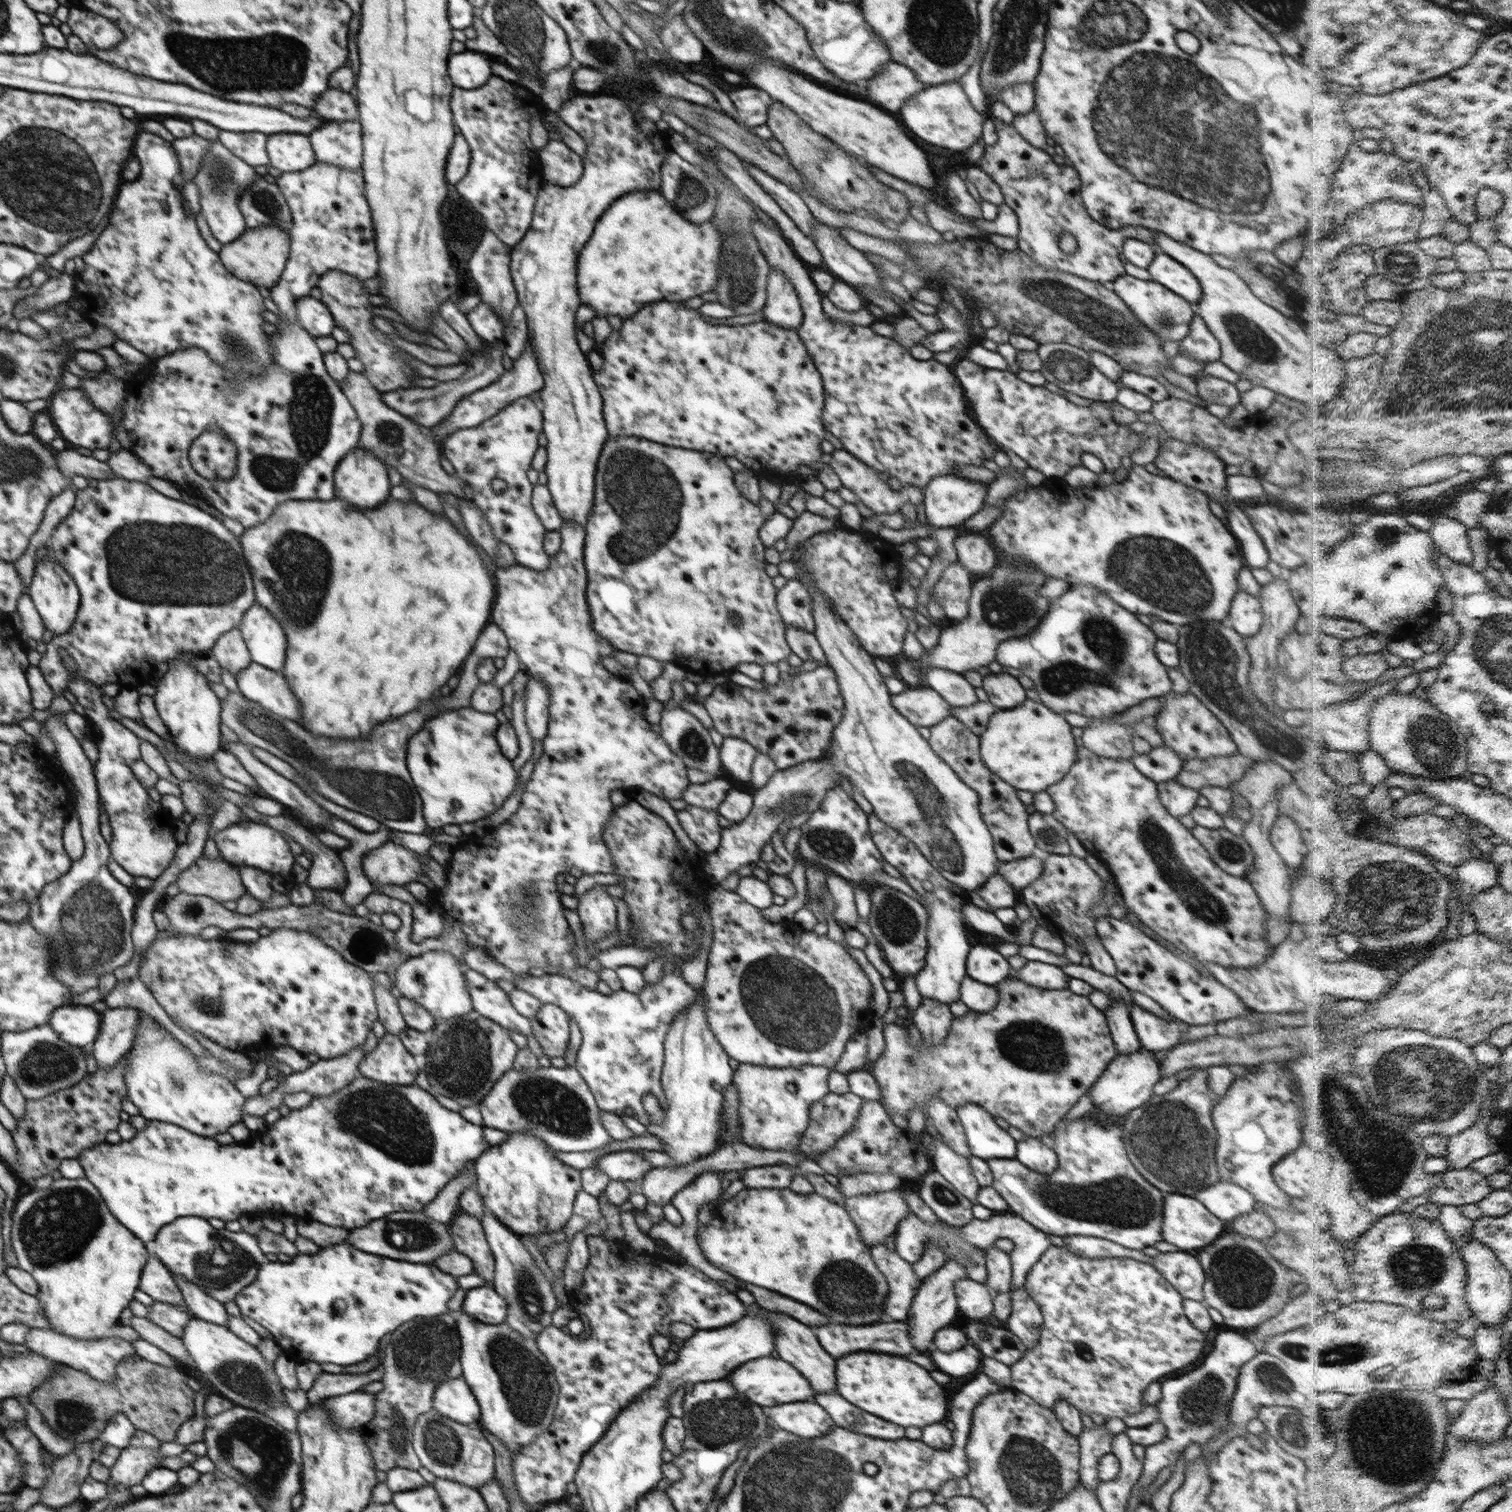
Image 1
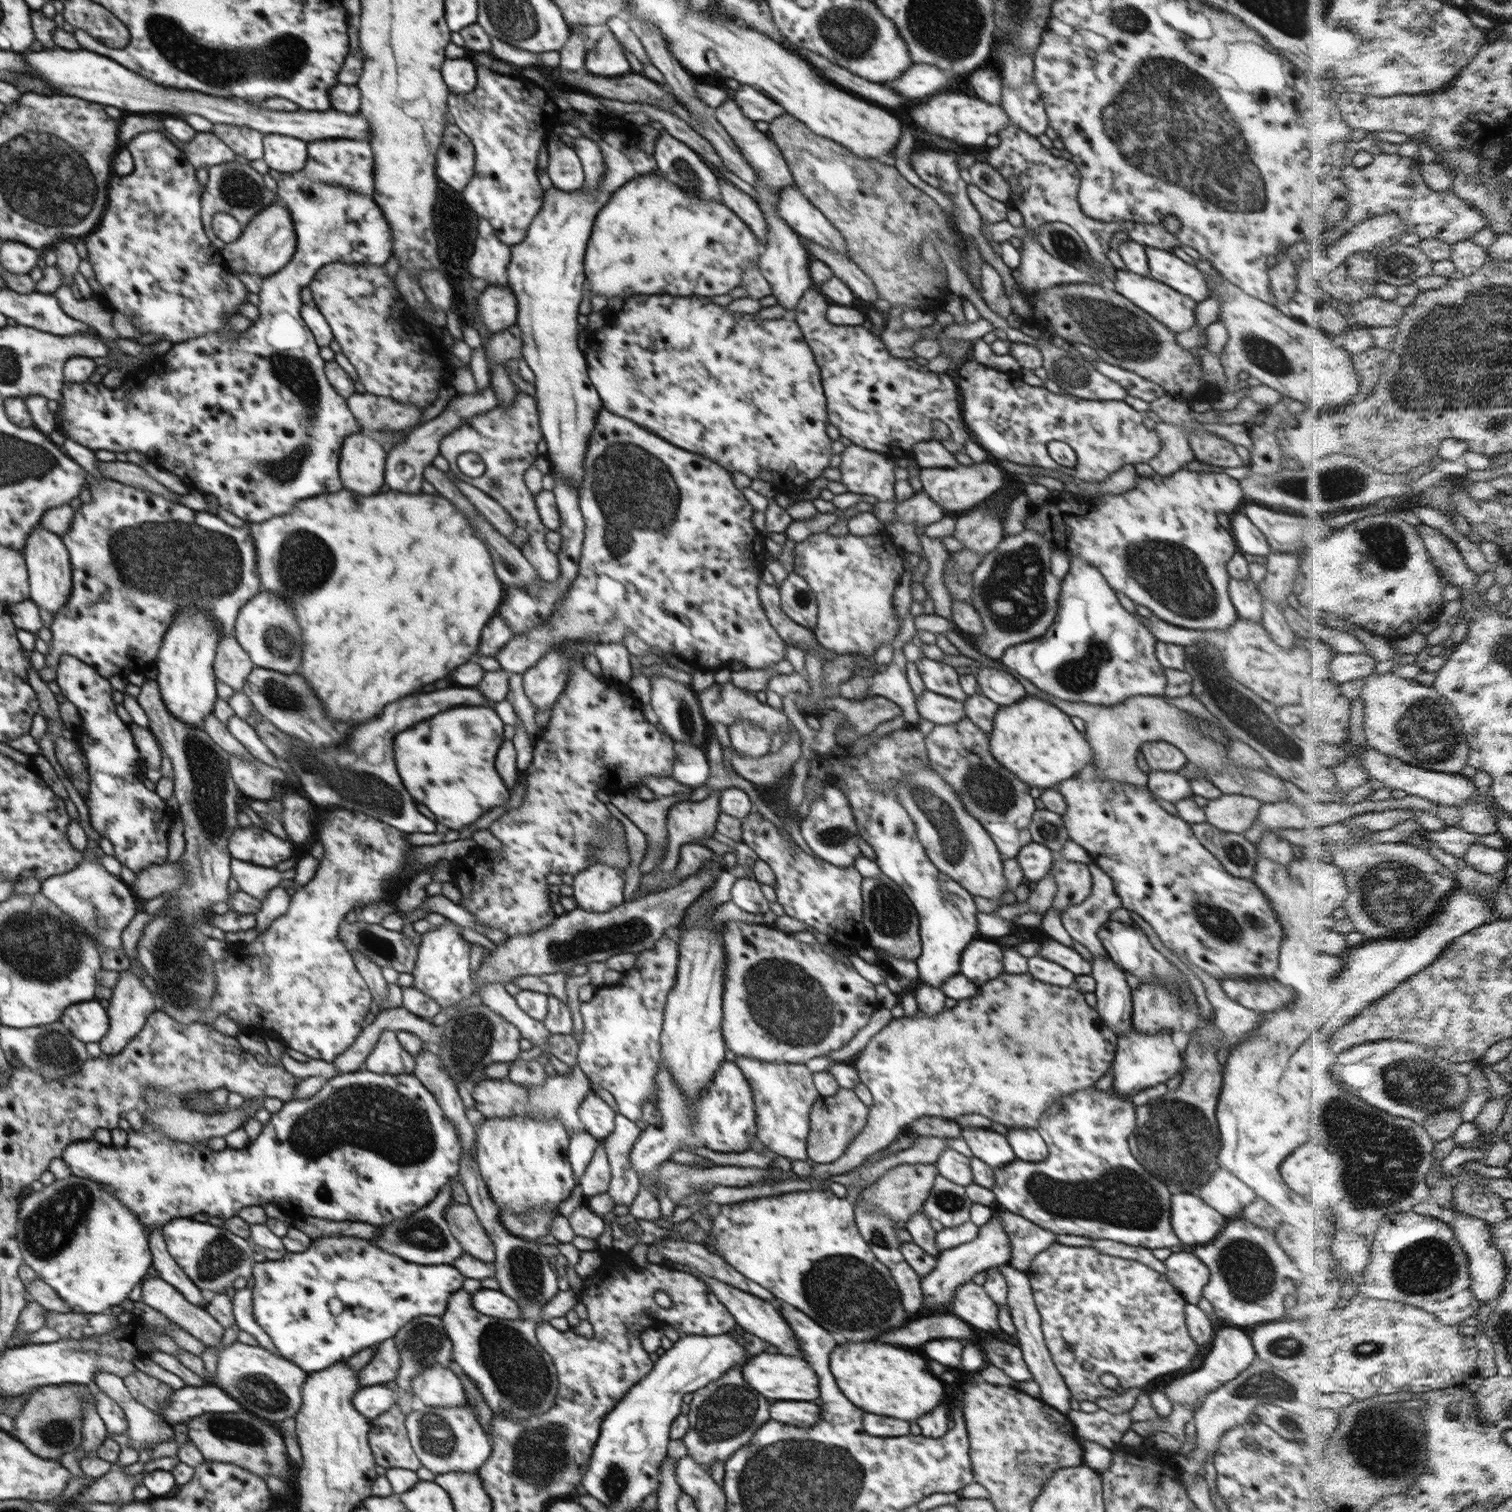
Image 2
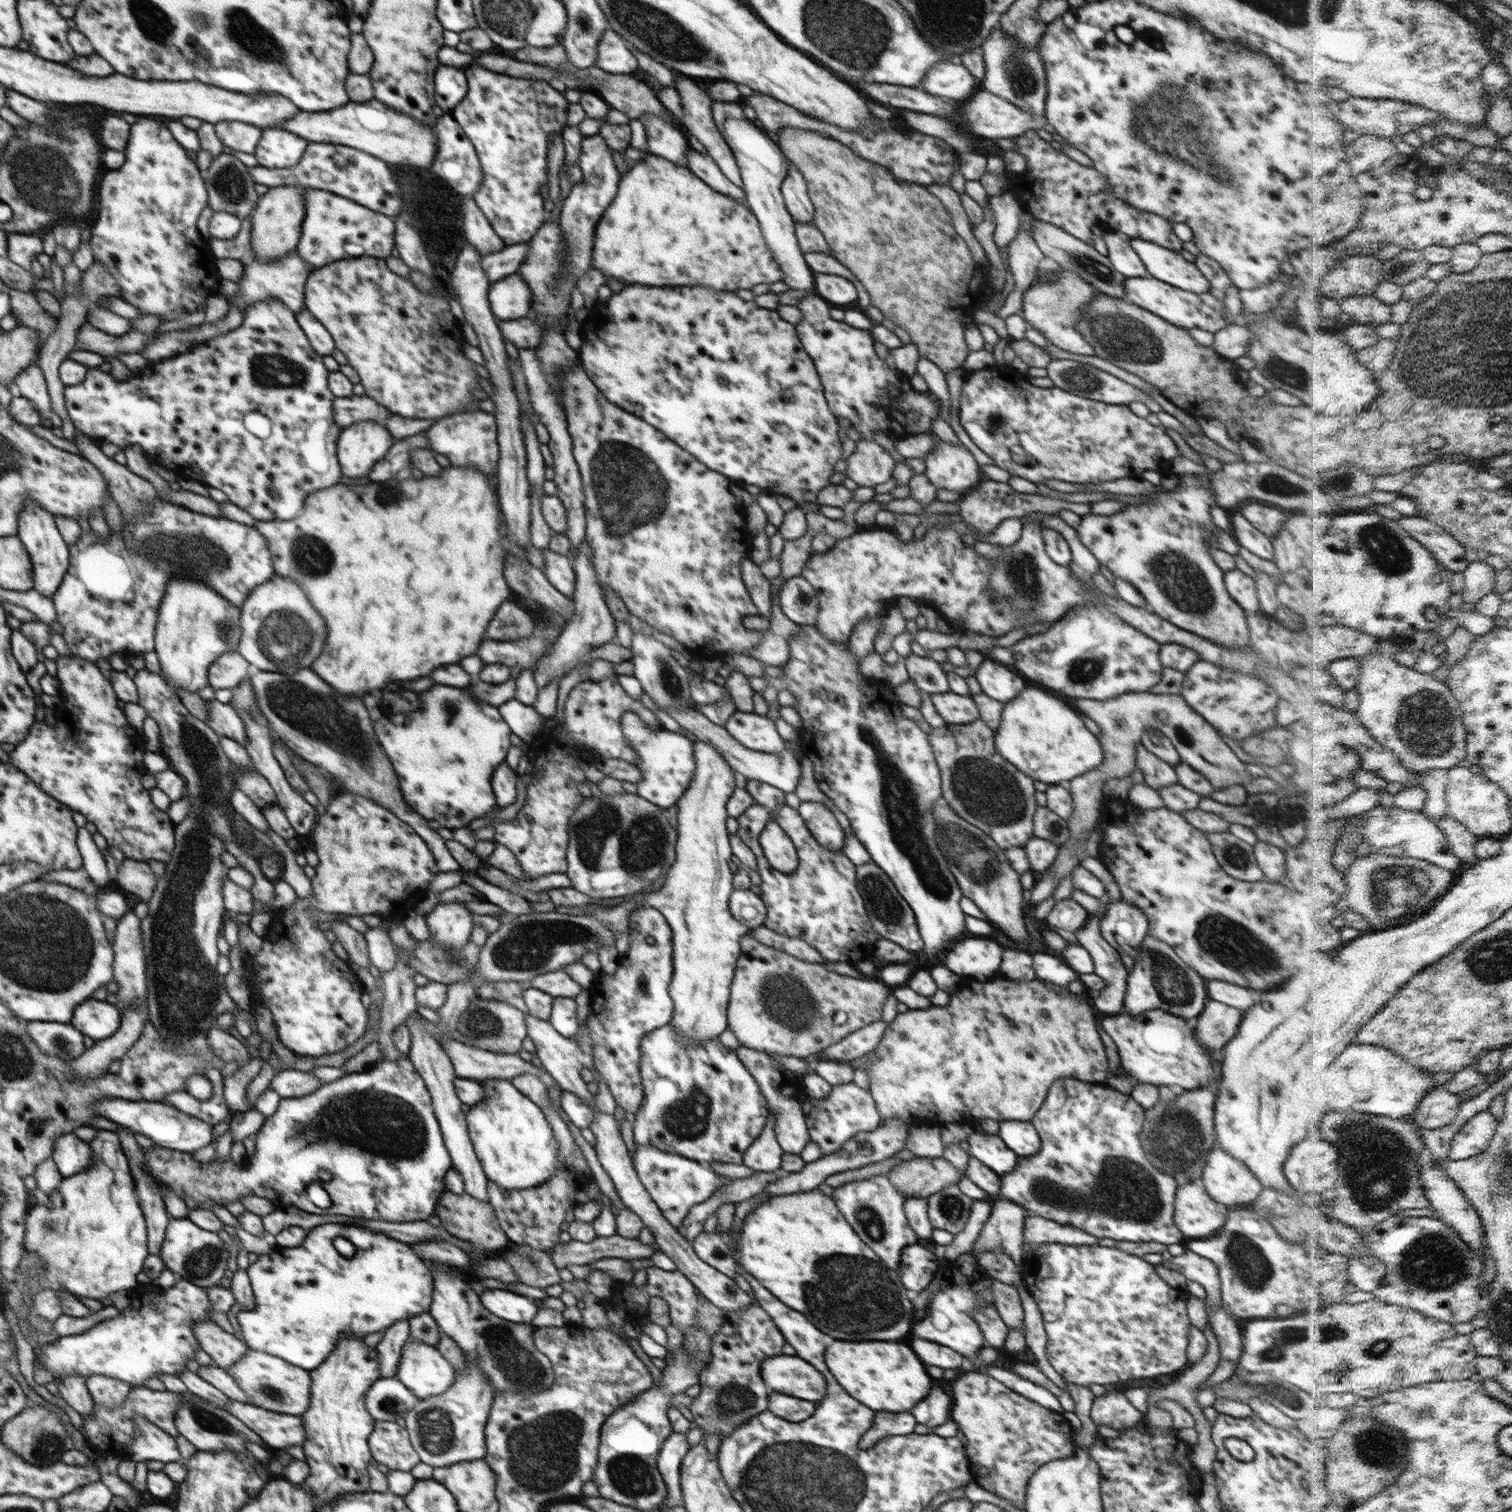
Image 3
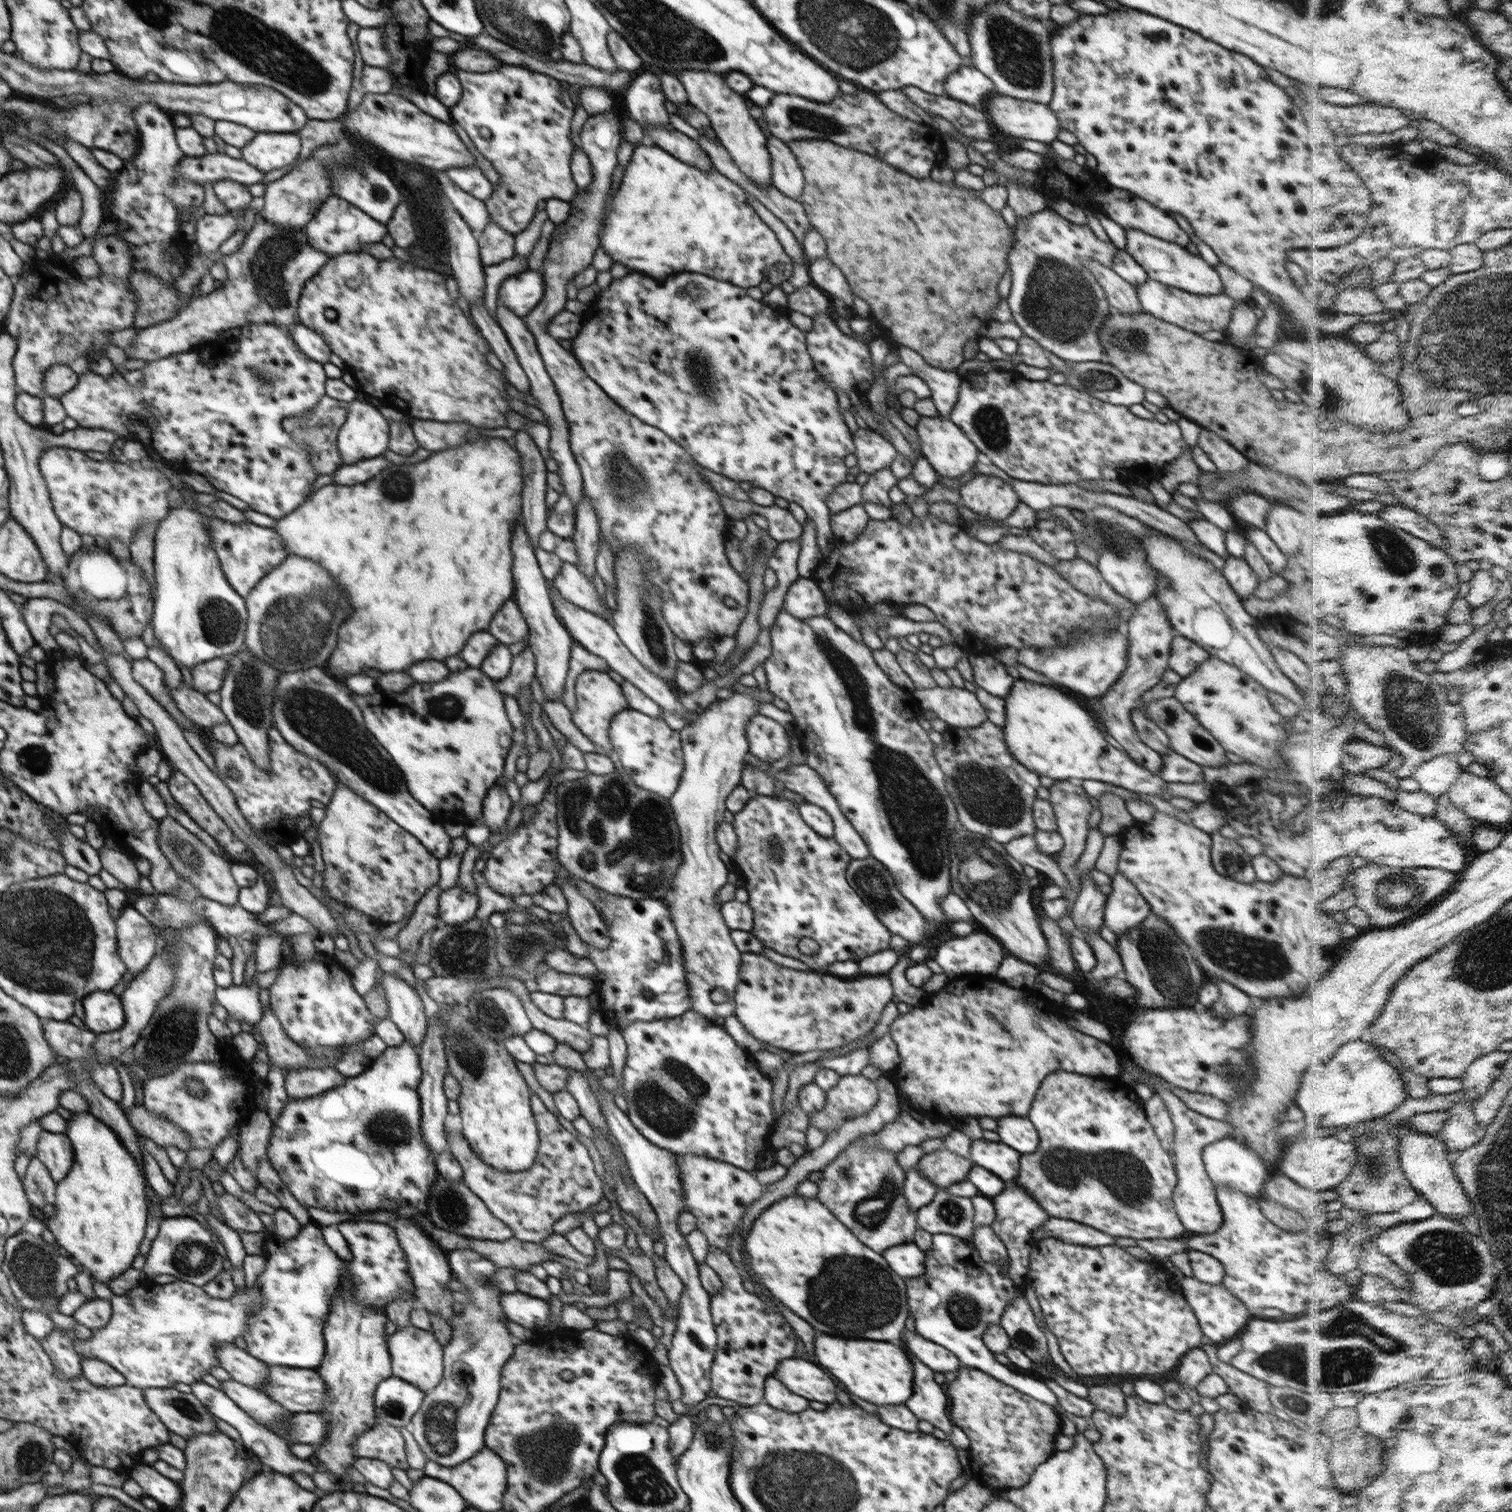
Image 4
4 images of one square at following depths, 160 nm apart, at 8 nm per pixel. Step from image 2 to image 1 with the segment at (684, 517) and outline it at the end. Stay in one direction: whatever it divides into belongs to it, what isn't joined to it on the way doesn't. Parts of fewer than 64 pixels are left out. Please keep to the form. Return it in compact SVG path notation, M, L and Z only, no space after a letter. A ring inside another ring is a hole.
M616 437L616 439L607 438L604 447L602 447L602 453L600 453L599 461L597 462L595 482L595 501L591 510L591 516L589 516L587 525L585 526L585 544L584 544L584 564L587 570L587 591L586 598L588 601L589 611L593 618L593 627L595 631L610 641L616 648L619 648L622 652L629 652L630 654L645 654L651 656L666 663L667 661L677 663L679 666L684 667L688 671L693 673L699 673L700 675L706 676L708 674L718 674L722 670L734 669L737 663L758 663L764 665L776 665L780 660L787 660L788 656L792 654L790 645L787 643L785 637L786 624L781 619L780 613L777 609L776 604L776 593L777 588L773 585L773 578L766 575L766 561L764 560L765 550L767 549L762 545L762 540L759 538L759 528L764 524L767 519L766 516L762 515L760 507L748 500L736 487L733 472L724 461L724 458L720 455L715 455L708 452L699 452L694 450L686 450L682 448L664 446L662 444L656 444L656 442L648 442L648 440L640 440L640 438L632 437ZM731 614L738 614L742 618L740 624L732 624L730 620Z

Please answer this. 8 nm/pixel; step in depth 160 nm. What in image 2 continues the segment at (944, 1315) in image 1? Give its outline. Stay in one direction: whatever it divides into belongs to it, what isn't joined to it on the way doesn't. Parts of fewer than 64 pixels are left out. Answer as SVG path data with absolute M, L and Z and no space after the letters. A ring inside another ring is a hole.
M997 1213L982 1227L972 1242L966 1242L954 1248L943 1250L936 1258L936 1266L921 1278L922 1304L926 1312L945 1312L946 1304L949 1304L955 1296L955 1290L964 1283L972 1281L976 1274L990 1267L999 1267L1011 1259L1011 1240L1004 1230L1004 1225L999 1220Z

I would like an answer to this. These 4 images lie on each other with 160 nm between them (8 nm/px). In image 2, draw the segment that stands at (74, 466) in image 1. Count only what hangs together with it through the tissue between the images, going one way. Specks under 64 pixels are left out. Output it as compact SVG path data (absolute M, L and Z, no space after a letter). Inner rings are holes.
M97 461L98 469L102 473L102 477L120 482L125 486L132 486L132 488L138 488L140 490L148 491L152 494L158 494L164 498L170 499L174 502L179 502L177 496L171 490L166 489L164 485L154 480L152 476L148 475L144 469L133 463L122 461Z

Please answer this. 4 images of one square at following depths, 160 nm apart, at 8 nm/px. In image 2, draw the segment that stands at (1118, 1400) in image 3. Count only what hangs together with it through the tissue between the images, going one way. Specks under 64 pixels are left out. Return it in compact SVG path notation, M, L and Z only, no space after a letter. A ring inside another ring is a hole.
M1099 1409L1092 1414L1070 1410L1066 1418L1072 1423L1078 1439L1090 1439L1107 1450L1118 1451L1122 1436L1131 1430L1134 1422L1131 1416L1130 1410L1114 1415Z

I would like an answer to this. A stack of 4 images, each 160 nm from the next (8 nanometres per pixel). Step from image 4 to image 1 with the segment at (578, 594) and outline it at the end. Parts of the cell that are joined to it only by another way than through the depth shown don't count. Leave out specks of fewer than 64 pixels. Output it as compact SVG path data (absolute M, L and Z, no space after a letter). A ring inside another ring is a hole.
M530 396L522 397L508 404L498 414L480 425L468 429L456 430L454 434L442 442L442 455L445 456L454 467L456 475L472 487L471 501L484 513L488 524L491 526L494 537L500 543L507 544L514 553L516 564L525 566L530 570L546 570L551 557L543 548L543 539L547 530L534 512L531 496L533 485L528 479L528 470L532 467L534 455L538 451L538 435L543 432L543 417L541 407L534 403ZM500 479L506 482L506 488L501 492L492 489L492 480Z

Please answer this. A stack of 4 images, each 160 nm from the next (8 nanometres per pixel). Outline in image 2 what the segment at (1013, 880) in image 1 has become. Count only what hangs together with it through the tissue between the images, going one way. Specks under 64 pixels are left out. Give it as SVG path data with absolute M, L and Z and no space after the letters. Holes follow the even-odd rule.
M1032 841L1023 846L1016 857L1024 878L1038 883L1051 870L1054 856L1056 856L1055 852L1038 842Z

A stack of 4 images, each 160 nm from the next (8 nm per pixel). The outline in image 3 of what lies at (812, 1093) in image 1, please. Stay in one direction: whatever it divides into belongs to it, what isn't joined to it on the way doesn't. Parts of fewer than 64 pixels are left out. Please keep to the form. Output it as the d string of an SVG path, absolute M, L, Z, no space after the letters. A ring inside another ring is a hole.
M742 1045L735 1050L735 1053L758 1083L761 1093L765 1096L769 1113L770 1110L773 1112L773 1127L780 1148L785 1153L800 1154L810 1141L808 1125L800 1102L801 1095L805 1094L803 1081L796 1076L795 1072L782 1066L768 1053L752 1050Z

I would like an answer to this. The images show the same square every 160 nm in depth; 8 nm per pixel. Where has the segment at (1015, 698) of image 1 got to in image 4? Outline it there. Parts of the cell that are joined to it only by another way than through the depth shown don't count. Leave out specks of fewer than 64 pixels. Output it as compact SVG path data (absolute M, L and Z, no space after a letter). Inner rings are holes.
M970 656L968 659L973 668L974 683L978 687L998 698L1004 699L1008 696L1014 678L1006 674L1006 669L994 662L990 656Z

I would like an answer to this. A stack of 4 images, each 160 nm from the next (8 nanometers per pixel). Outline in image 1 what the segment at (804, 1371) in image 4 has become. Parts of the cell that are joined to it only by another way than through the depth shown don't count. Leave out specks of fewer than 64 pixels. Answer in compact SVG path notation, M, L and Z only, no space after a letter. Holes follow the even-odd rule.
M774 1356L772 1358L756 1358L752 1362L746 1362L744 1366L738 1367L727 1378L740 1395L744 1395L748 1402L760 1407L808 1401L806 1398L814 1394L812 1385L796 1368L788 1366L788 1362L784 1362L784 1360L776 1360Z

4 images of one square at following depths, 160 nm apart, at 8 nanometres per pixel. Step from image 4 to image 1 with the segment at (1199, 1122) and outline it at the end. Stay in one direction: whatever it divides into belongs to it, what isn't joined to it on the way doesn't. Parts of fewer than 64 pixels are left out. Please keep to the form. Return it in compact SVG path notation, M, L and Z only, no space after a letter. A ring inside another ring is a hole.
M1182 1194L1164 1196L1162 1238L1180 1251L1212 1244L1224 1232L1224 1221L1216 1218L1197 1198Z

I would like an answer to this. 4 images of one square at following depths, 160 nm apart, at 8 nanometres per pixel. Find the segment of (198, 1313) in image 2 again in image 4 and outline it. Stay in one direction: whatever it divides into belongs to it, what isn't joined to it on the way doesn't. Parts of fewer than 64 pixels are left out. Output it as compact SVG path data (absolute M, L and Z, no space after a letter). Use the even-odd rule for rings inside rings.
M235 1343L220 1345L215 1353L220 1367L226 1370L234 1381L256 1390L268 1382L268 1366Z

